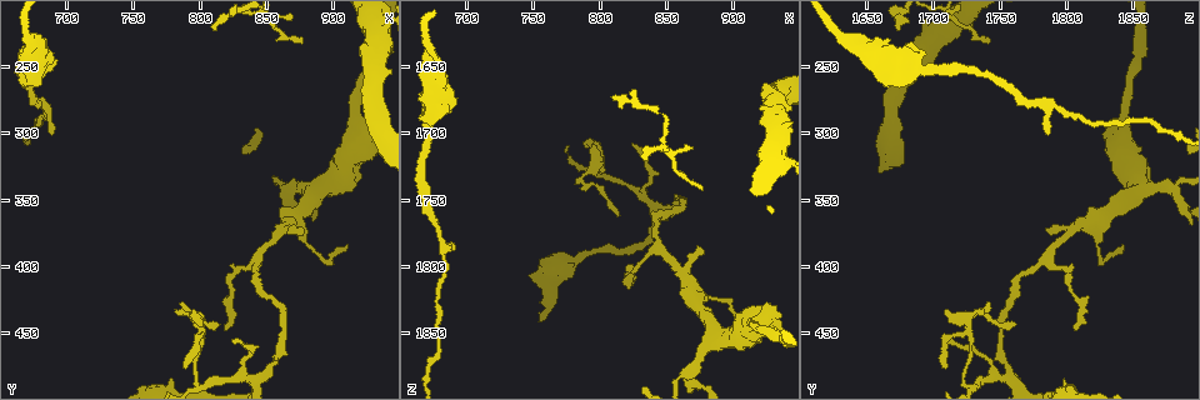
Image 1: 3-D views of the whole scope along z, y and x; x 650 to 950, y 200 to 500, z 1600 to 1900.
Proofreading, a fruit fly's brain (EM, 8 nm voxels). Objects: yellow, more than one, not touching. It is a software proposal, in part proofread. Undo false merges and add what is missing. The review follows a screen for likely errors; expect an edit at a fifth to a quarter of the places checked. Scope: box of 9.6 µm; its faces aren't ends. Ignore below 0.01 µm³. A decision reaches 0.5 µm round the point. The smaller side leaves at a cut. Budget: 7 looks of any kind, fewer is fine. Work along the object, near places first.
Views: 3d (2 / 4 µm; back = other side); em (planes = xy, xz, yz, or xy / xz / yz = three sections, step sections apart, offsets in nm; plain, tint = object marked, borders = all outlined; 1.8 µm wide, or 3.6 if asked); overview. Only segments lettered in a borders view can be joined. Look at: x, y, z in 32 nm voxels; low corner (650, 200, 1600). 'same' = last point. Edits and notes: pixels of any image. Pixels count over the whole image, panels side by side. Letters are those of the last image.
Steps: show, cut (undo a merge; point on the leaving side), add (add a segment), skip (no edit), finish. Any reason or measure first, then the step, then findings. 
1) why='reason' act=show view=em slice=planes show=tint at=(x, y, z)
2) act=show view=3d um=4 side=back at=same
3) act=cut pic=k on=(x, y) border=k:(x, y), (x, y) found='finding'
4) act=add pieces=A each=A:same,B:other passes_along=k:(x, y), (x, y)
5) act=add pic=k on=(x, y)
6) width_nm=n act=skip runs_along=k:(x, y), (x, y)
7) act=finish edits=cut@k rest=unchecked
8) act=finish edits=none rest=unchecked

why='arms part here' act=show view=em slice=planes show=borders at=(682, 278, 1786)

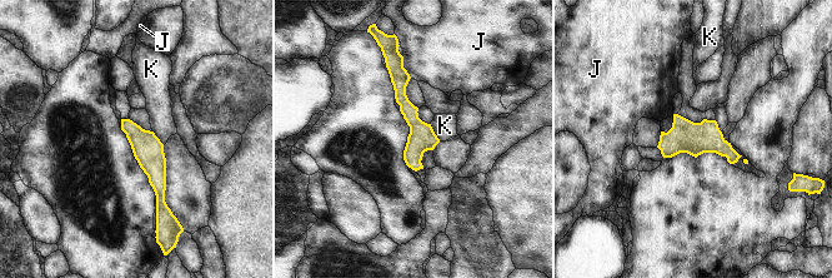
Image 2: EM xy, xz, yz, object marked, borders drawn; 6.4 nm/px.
act=skip each=J:other,K:other runs_along=2:(400, 65), (416, 167) found='one cell here'

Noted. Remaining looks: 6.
why='an open end' act=show view=em um=3.6 slice=xy step=16 show=tint at=(876, 378, 1788)

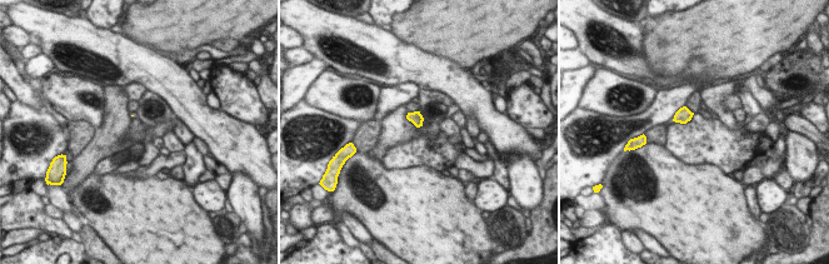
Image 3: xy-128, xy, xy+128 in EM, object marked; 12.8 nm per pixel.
why='cut it another way' act=show view=em um=3.6 slice=planes show=borders at=same

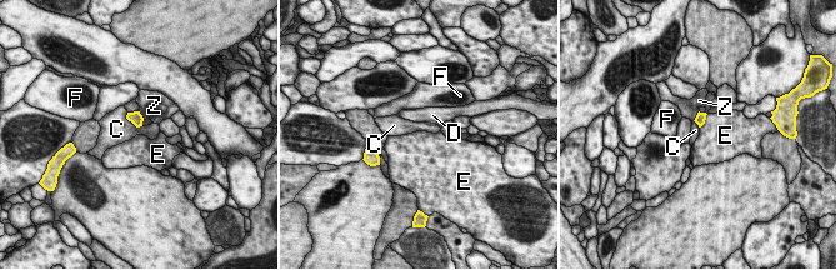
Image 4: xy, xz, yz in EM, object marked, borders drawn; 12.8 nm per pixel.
act=skip each=C:other,D:other,E:other,F:other,Z:other border=4:(126, 113), (129, 120), (141, 126) found='no lettered segment goes on from it'

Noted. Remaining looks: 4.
why='free end' act=show view=3d um=2 at=(912, 386, 1842)

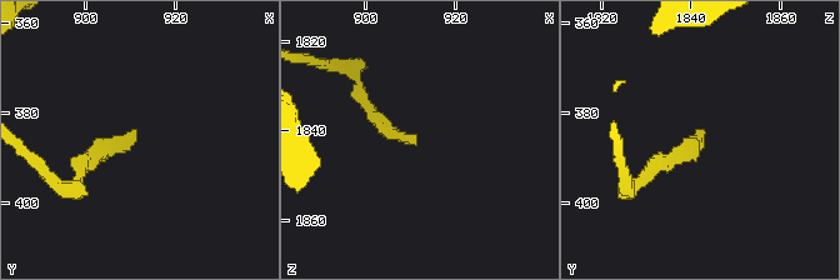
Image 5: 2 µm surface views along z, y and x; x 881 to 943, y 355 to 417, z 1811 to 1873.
why='need the tissue' act=show view=em slice=planes show=borders at=(911, 383, 1842)

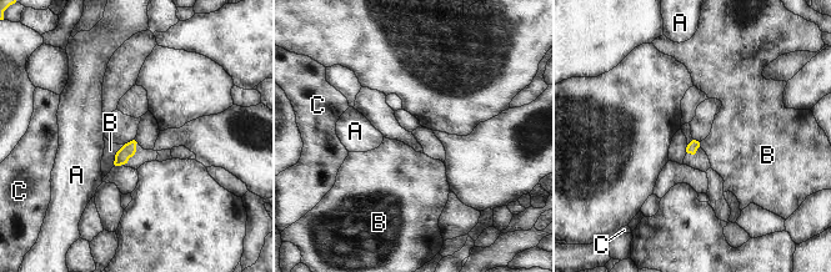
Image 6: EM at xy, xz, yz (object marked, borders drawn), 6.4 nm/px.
act=skip each=A:other,B:other,C:other border=6:(124, 145), (116, 152), (114, 165) found='no lettered segment goes on from it'

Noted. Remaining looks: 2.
act=finish edits=none rest=unchecked

